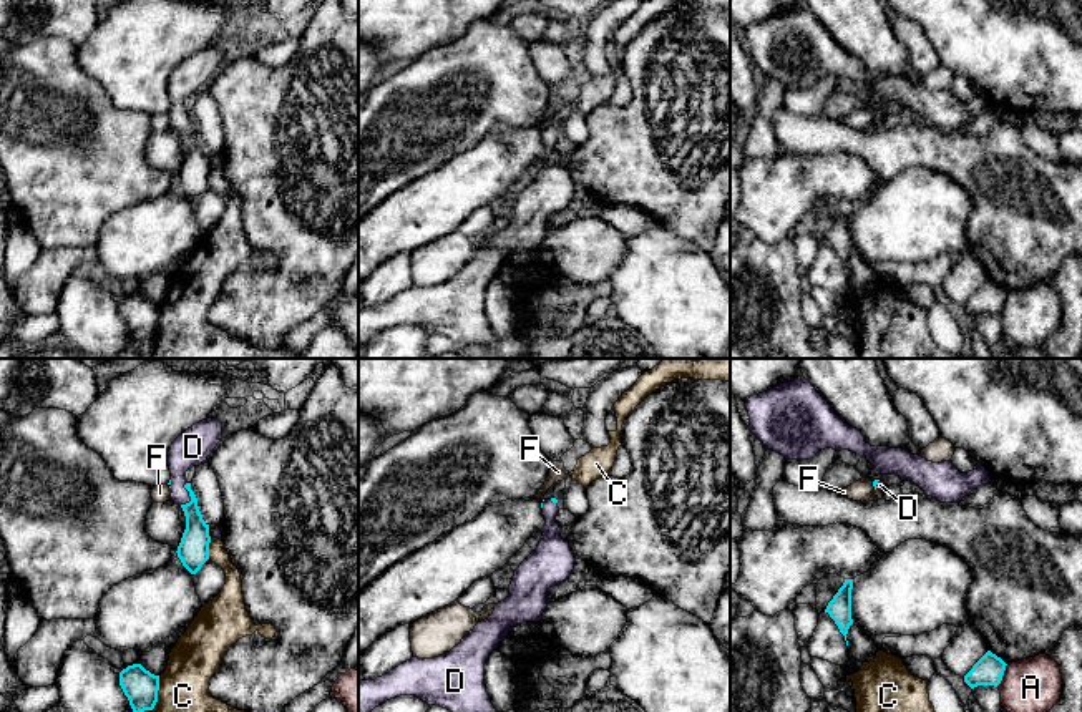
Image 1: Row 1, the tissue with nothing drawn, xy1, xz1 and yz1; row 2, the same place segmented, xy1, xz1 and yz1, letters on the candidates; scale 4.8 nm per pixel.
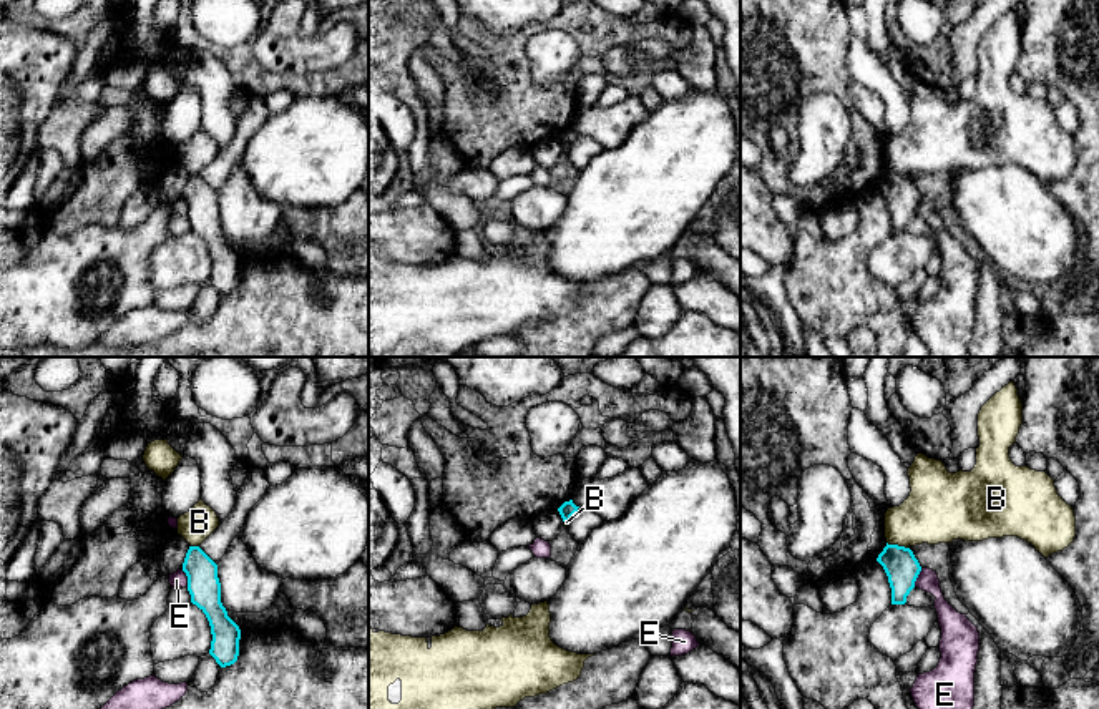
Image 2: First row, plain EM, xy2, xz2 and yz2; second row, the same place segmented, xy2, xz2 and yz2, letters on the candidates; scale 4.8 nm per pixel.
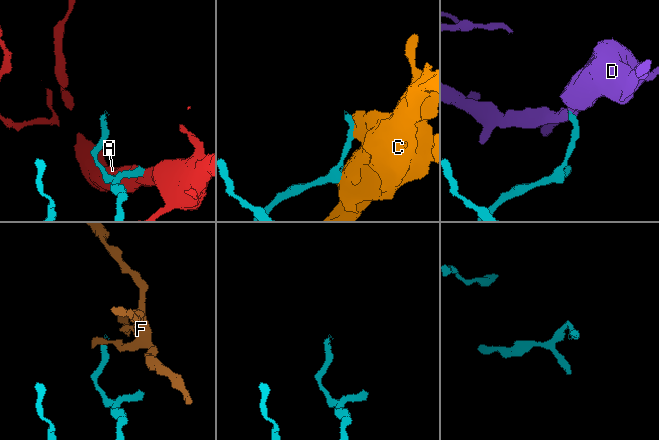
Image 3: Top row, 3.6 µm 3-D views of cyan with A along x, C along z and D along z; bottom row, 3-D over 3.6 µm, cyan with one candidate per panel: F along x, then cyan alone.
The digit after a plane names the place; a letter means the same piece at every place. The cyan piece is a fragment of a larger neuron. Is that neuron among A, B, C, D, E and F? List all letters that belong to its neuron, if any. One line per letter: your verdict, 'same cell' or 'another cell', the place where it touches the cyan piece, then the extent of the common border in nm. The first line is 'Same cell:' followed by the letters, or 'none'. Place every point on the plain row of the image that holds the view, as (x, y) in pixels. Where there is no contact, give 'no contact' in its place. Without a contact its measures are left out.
Same cell: D
A: another cell; contact yz1 (1003, 302); length 130 nm
B: another cell; contact yz2 (897, 173); length 110 nm
C: another cell; contact xy1 (156, 321); length 170 nm
D: same cell; contact xy1 (190, 123); length 120 nm
E: another cell; contact yz2 (917, 205); length 100 nm
F: another cell; contact yz1 (873, 113); length 50 nm

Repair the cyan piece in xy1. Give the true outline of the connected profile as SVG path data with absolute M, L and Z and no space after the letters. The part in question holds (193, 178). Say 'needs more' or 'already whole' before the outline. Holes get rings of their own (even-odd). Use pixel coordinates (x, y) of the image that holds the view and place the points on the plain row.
needs more; M206 46L181 61L168 80L171 128L183 136L186 144L186 158L176 181L191 202L196 202L209 188L211 164L209 153L202 148L197 126L184 103L206 90L221 66L222 51L217 46Z

